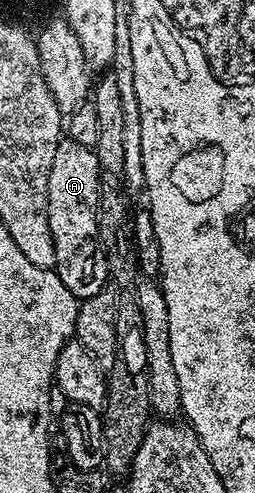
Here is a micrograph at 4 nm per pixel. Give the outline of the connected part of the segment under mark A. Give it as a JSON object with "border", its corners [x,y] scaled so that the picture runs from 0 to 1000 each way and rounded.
{"border":[[[271,280],[239,282],[227,304],[212,304],[212,337],[196,345],[188,371],[188,440],[196,442],[196,475],[212,483],[212,515],[220,517],[216,550],[235,566],[235,580],[267,598],[294,600],[302,611],[353,604],[369,596],[412,590],[427,574],[424,533],[408,507],[392,501],[392,359],[400,343],[376,318],[373,298],[322,294]]]}

